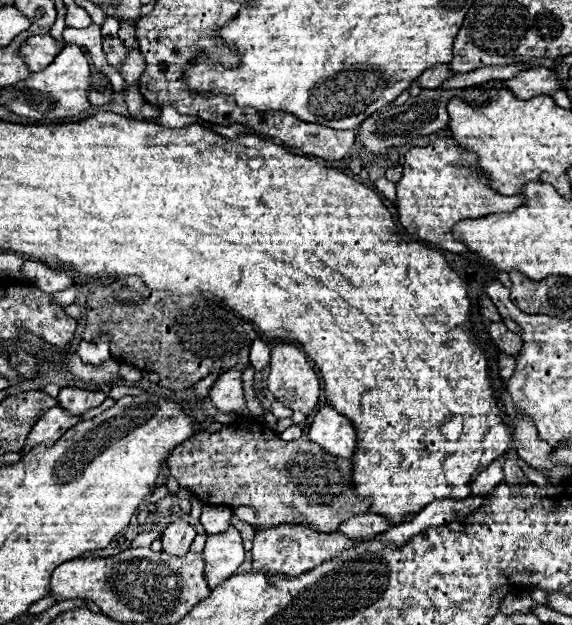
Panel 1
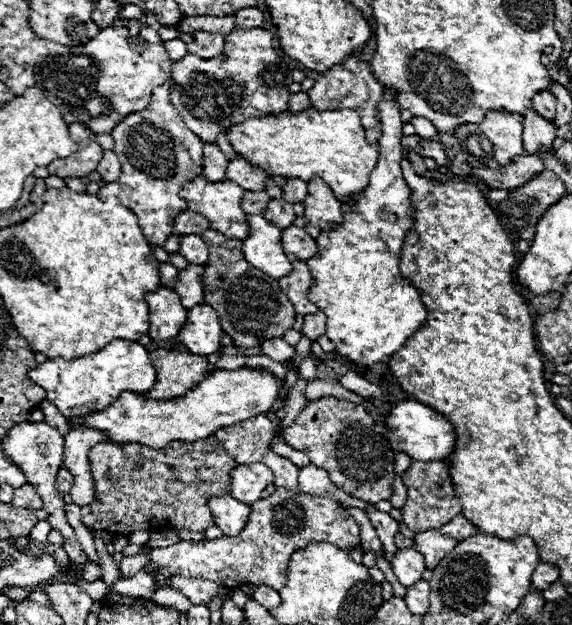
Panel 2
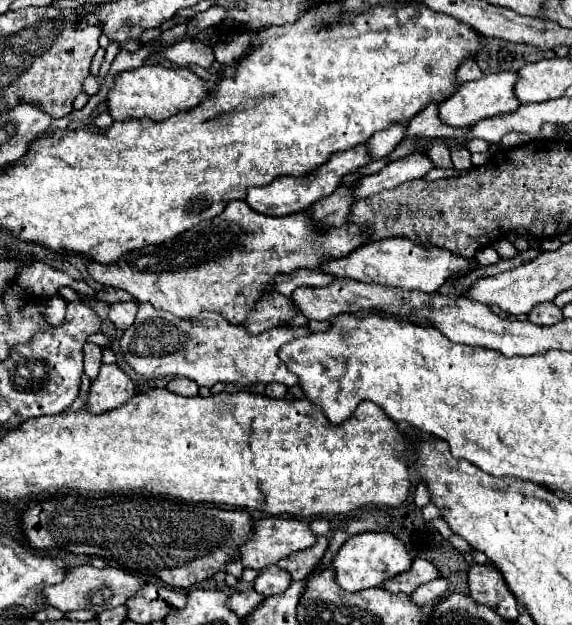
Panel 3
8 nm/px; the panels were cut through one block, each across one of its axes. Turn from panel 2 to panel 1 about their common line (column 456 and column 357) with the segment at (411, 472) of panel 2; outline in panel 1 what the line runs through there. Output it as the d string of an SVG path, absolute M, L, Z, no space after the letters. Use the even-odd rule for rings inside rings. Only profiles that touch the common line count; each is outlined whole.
M240 419L240 422L224 424L220 432L204 432L204 436L194 436L192 440L186 440L180 448L174 448L166 460L170 474L180 482L182 488L194 492L194 496L200 498L204 504L254 508L258 512L254 532L278 528L280 524L310 524L312 530L334 532L344 520L368 512L368 500L360 500L354 494L350 460L340 460L318 448L318 444L312 444L304 438L282 442L278 434L272 434L272 444L264 444L264 436L250 427L250 422Z

